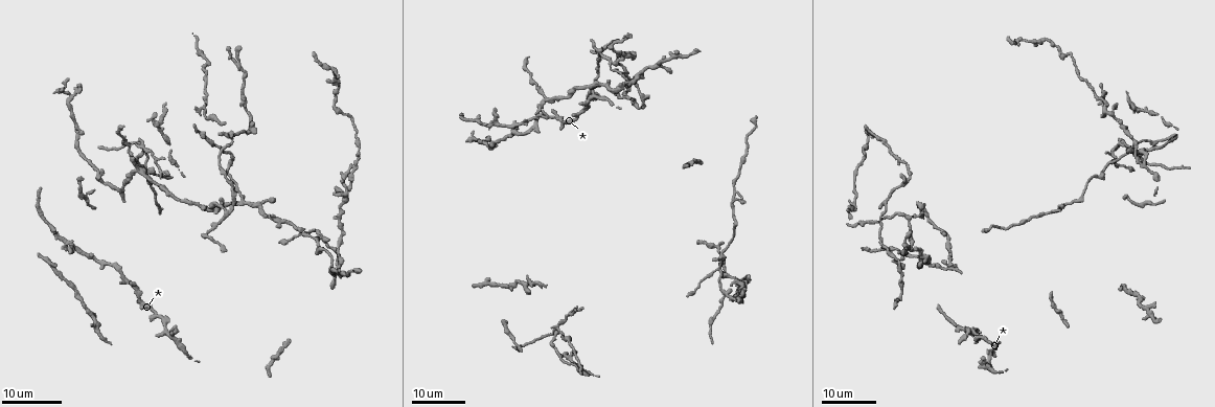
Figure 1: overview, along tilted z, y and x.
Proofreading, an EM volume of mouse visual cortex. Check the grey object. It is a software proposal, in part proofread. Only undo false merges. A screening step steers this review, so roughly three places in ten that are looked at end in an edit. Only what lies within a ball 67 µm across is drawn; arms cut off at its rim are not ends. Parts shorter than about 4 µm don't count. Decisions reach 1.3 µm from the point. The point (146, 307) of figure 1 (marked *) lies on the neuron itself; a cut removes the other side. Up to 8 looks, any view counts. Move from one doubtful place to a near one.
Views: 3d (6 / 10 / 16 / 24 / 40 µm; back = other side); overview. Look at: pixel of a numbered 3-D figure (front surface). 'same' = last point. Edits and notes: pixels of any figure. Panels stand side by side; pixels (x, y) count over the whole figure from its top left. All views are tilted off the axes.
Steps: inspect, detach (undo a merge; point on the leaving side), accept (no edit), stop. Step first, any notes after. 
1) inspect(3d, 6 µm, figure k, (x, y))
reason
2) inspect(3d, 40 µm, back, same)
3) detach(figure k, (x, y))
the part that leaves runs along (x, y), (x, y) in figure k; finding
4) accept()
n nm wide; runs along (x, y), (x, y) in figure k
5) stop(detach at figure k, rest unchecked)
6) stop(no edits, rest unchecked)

inspect(3d, 16 µm, figure 1, (322, 237))
four arms meet

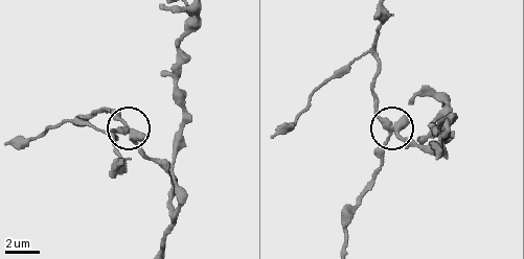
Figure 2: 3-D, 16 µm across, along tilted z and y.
inspect(3d, 6 µm, figure 2, (392, 128))
zoom in

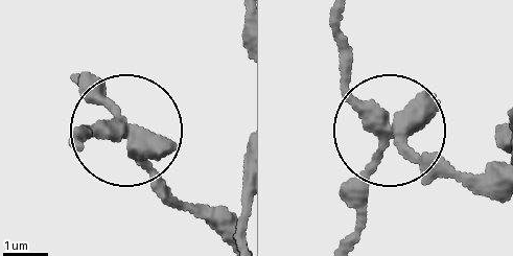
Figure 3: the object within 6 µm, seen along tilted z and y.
detach(figure 3, (93, 88))
330 nm wide; a second neuron is stuck on

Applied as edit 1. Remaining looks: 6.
inspect(3d, 24 µm, figure 1, (99, 179))
branch point

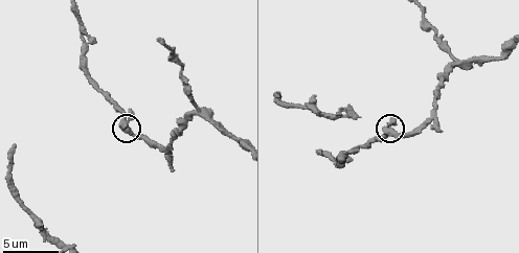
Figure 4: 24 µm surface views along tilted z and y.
inspect(3d, 6 µm, figure 4, (387, 131))
zoom in

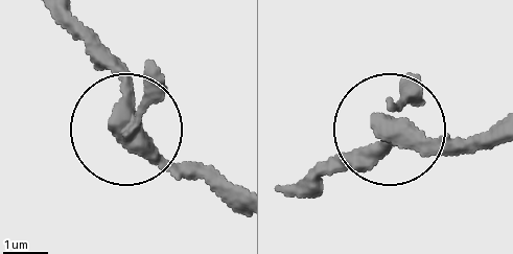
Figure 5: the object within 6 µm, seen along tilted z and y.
accept()
3 arms; one neuron here

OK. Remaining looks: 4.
inspect(3d, 10 µm, figure 4, (201, 111))
small branch off a trunk

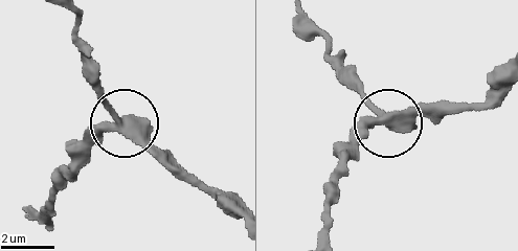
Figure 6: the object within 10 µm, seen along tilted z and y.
accept()
side arm 13 µm; all the same neuron

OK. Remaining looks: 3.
inspect(3d, 16 µm, figure 1, (618, 71))
a fork

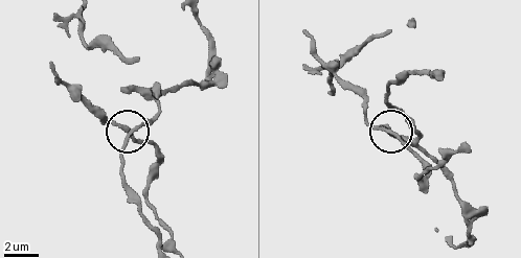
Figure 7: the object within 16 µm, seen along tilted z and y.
inspect(3d, 10 µm, figure 7, (394, 133))

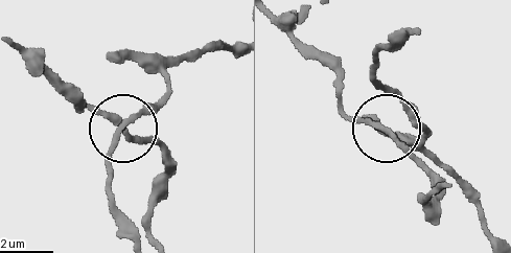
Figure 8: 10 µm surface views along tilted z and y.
accept()
3 arms; all the same neuron

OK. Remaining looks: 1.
stop(detach at figure 3, rest unchecked)

